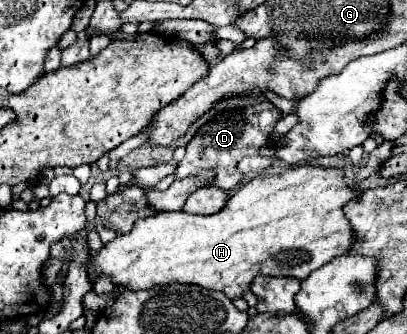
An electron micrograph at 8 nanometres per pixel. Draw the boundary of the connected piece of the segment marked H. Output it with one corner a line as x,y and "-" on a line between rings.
303,164
289,168
283,174
263,174
243,184
217,214
193,216
185,212
159,212
149,218
141,218
129,234
117,236
105,244
93,258
99,274
111,276
119,286
131,290
145,290
155,284
199,284
209,290
221,290
231,300
243,296
249,290
255,276
293,276
303,280
313,270
327,264
331,258
351,250
355,242
353,228
345,218
345,204
357,200
361,192
347,186
341,168
321,168

